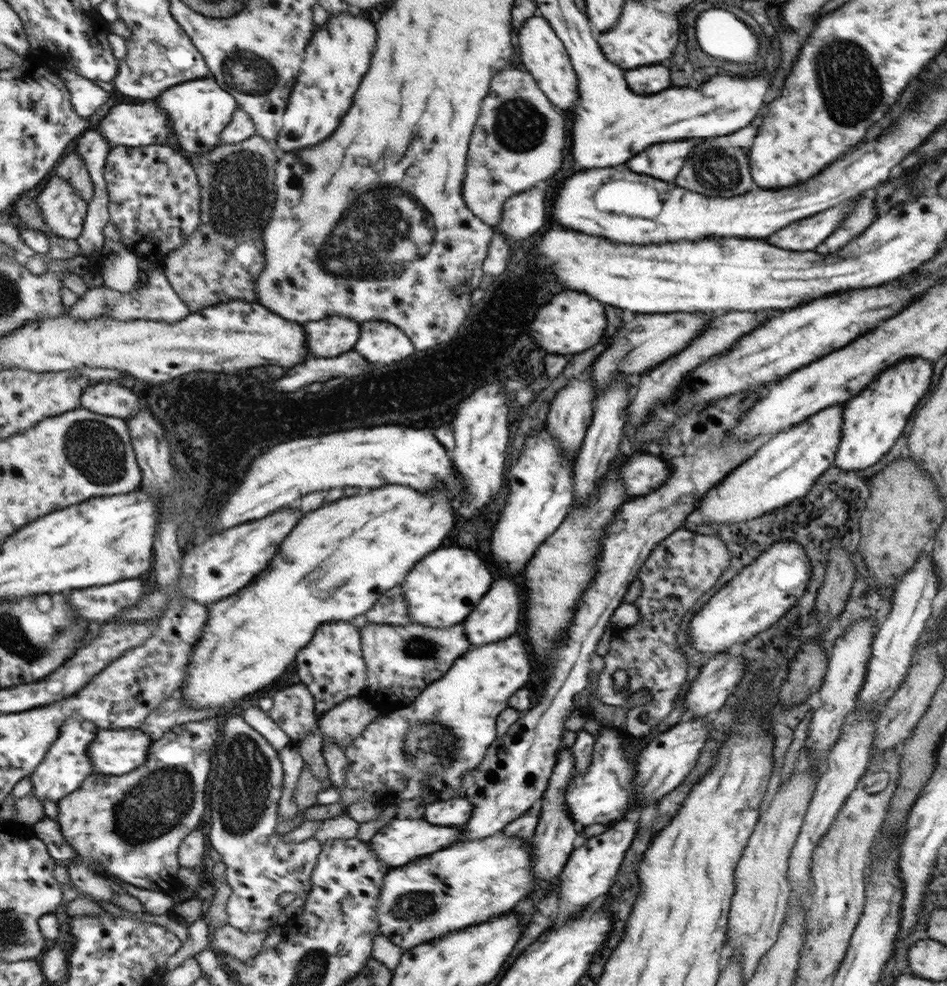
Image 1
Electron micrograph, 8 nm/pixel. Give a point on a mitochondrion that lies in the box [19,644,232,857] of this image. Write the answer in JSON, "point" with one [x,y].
{"point":[160,801]}

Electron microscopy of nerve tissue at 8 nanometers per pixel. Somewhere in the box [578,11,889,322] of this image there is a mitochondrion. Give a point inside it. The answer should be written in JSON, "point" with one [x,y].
{"point":[863,96]}

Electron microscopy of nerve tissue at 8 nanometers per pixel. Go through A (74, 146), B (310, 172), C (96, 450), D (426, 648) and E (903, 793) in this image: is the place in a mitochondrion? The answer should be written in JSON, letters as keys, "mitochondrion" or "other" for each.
{"A":"other","B":"other","C":"mitochondrion","D":"mitochondrion","E":"other"}

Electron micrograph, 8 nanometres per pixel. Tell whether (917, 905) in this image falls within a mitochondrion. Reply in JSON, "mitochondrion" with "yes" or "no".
{"mitochondrion":"no"}

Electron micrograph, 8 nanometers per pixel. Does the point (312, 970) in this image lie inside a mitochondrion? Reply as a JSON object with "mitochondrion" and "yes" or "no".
{"mitochondrion":"yes"}

